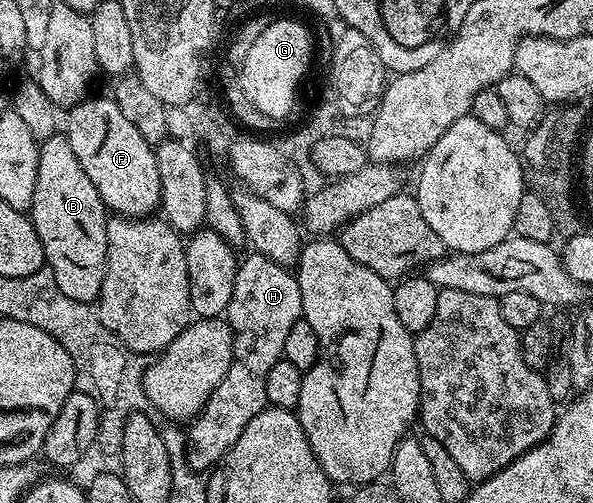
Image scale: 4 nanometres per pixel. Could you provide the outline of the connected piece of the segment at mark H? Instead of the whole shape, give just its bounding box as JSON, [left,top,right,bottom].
[185,251,302,474]

